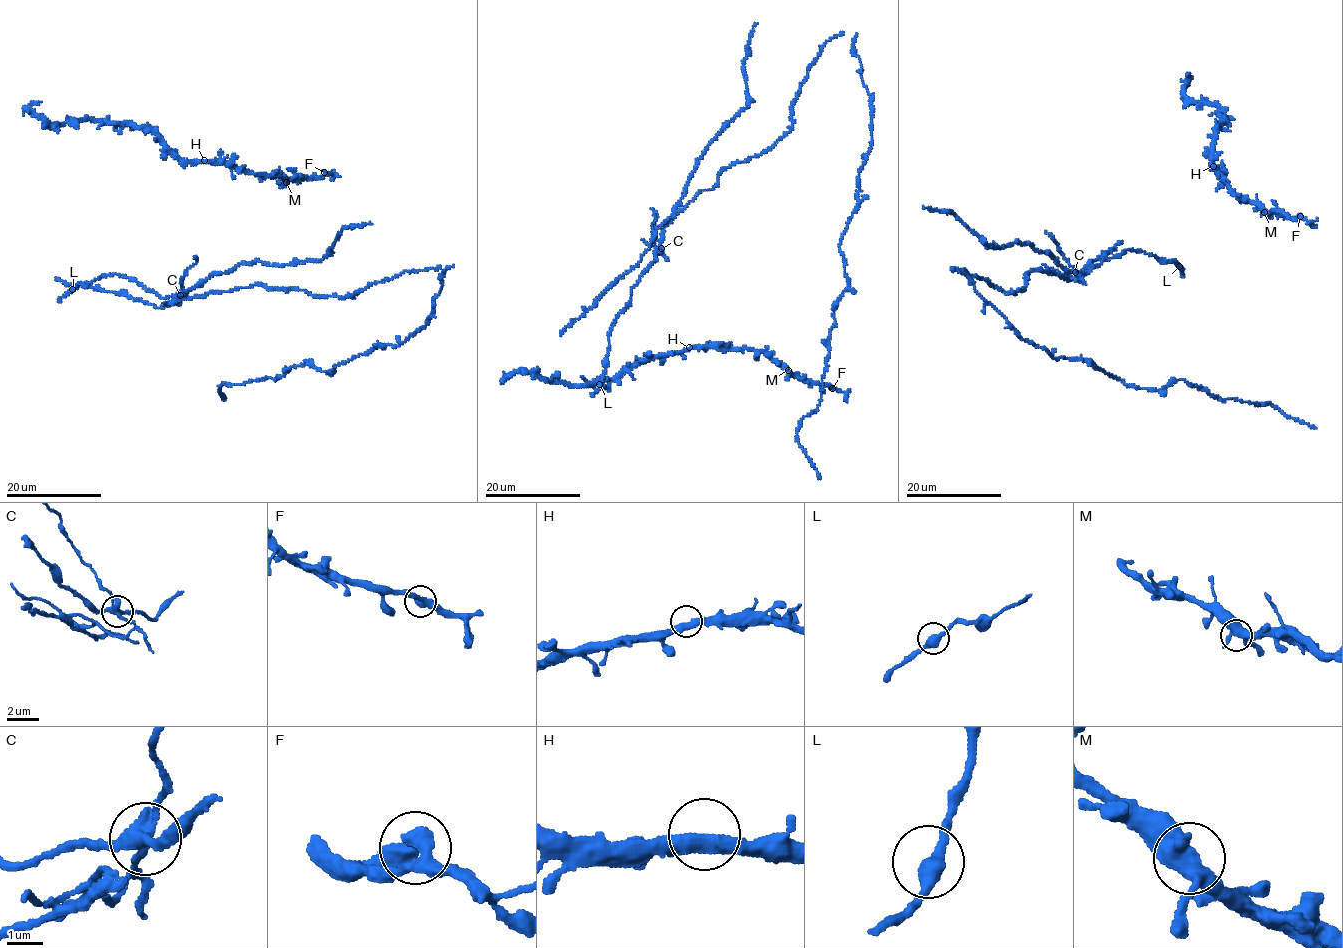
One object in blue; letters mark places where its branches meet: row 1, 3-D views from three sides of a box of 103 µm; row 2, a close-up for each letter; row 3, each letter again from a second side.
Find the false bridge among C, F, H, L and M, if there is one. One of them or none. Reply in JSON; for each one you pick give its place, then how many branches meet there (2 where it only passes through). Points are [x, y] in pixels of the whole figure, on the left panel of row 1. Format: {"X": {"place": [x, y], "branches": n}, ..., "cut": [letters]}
{"C": {"place": [180, 295], "branches": 4}, "cut": ["C"]}

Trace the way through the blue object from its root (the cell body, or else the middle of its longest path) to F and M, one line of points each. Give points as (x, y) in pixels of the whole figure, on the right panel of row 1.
F: (1215, 169), (1223, 174), (1231, 192), (1239, 197), (1249, 199), (1266, 212), (1295, 219), (1300, 216)
M: (1215, 169), (1223, 174), (1231, 192), (1249, 199), (1264, 212)

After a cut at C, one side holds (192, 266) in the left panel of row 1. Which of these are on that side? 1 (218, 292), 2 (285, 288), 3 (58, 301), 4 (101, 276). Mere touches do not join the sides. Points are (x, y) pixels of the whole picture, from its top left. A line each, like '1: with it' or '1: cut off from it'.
1: with it
2: with it
3: cut off from it
4: cut off from it

